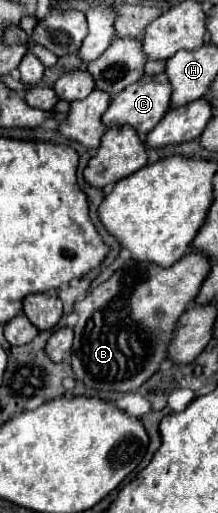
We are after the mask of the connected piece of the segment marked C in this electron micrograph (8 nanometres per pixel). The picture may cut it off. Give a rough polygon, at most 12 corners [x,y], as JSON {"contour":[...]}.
{"contour":[[166,74],[144,76],[116,94],[106,128],[130,124],[140,138],[170,110]]}

